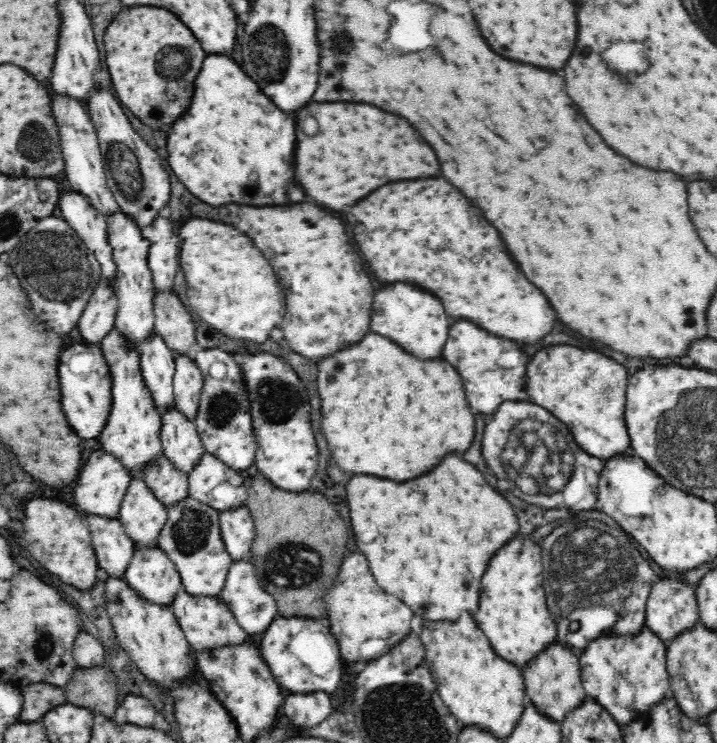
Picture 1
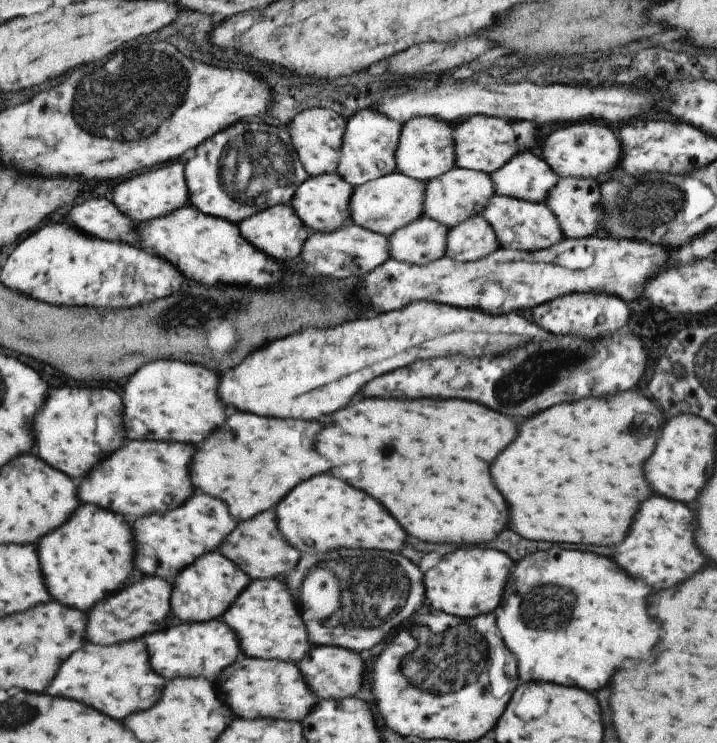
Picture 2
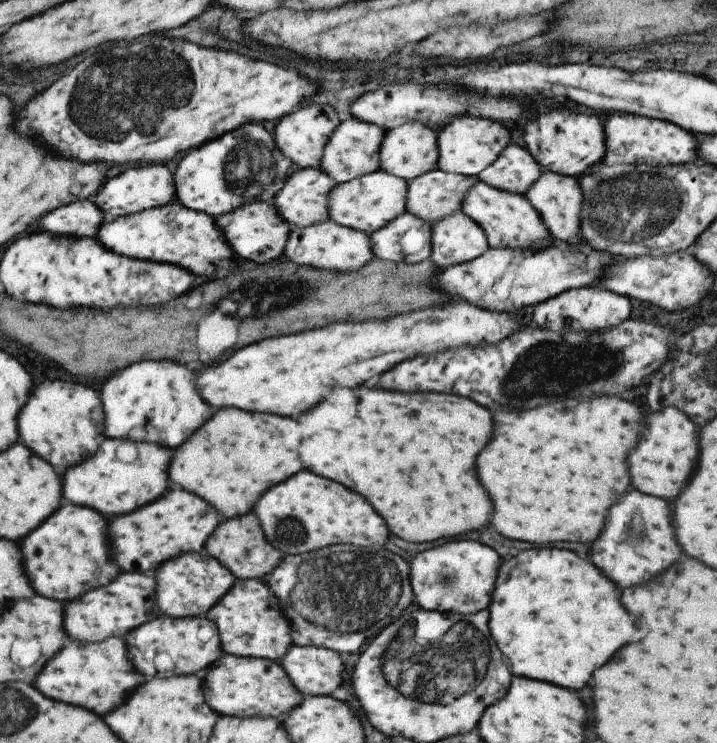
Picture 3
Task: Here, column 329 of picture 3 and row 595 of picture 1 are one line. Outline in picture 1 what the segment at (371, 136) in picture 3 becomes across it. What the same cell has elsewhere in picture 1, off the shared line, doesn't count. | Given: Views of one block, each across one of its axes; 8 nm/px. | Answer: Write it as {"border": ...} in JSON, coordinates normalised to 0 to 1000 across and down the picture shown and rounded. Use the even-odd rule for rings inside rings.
{"border":[[[223,738],[188,739],[172,779],[198,806],[225,816],[238,817],[255,795],[241,755]]]}

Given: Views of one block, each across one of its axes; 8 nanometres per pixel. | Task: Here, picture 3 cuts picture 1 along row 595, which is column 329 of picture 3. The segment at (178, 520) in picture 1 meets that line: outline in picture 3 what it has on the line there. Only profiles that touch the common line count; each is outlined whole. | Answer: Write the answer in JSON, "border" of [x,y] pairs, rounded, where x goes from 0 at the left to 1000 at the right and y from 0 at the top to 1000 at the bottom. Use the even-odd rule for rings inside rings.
{"border":[[[531,229],[517,231],[484,245],[467,246],[456,261],[456,291],[467,301],[517,315],[565,285],[565,261],[568,244],[562,240]]]}

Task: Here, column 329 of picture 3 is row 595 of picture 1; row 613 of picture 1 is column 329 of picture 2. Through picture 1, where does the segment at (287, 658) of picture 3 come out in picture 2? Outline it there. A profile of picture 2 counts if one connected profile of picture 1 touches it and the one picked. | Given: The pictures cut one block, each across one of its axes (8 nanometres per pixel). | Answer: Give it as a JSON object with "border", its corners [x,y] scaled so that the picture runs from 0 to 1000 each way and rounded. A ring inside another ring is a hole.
{"border":[[[438,868],[417,891],[413,891],[417,907],[423,910],[423,918],[428,918],[428,926],[439,941],[476,942],[497,934],[503,918],[503,907],[508,894],[498,878],[490,878],[481,872],[459,868]]]}

